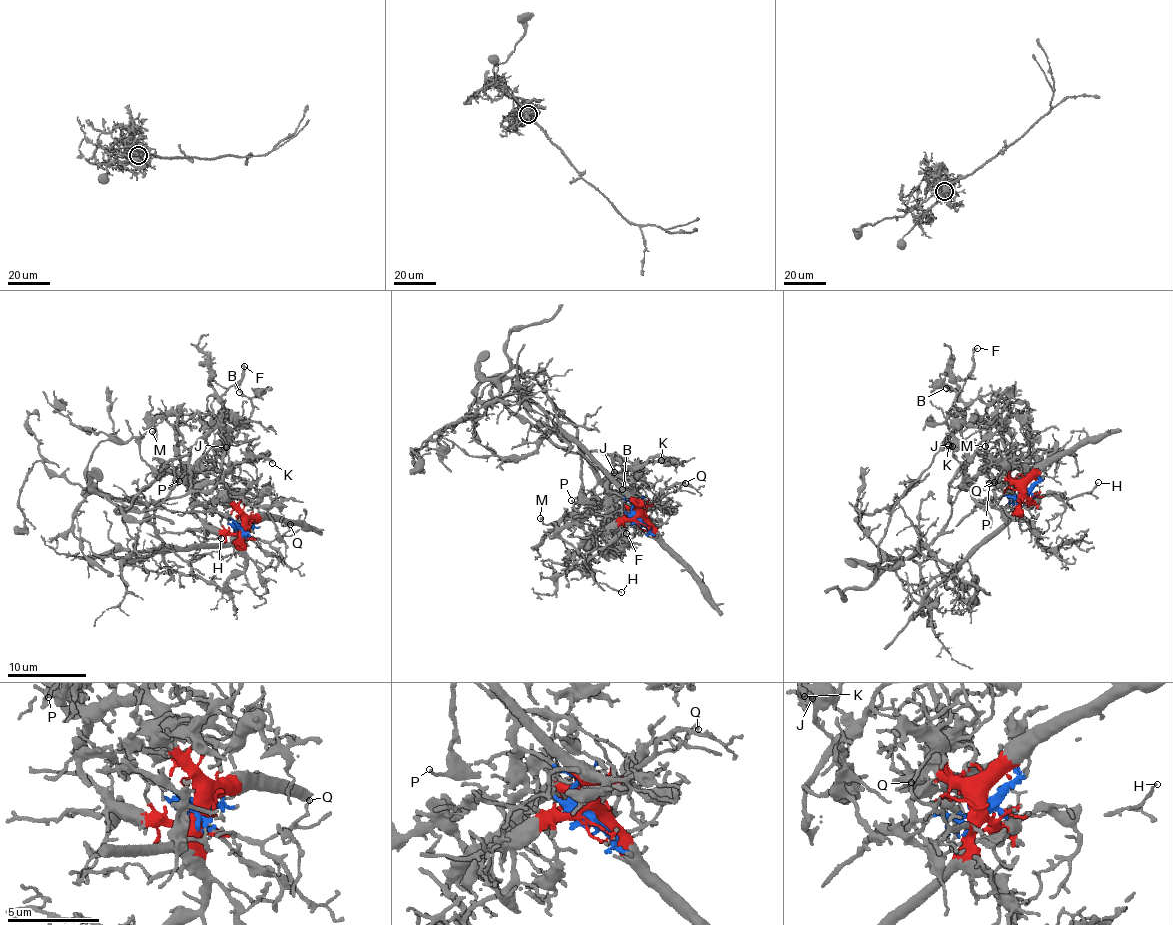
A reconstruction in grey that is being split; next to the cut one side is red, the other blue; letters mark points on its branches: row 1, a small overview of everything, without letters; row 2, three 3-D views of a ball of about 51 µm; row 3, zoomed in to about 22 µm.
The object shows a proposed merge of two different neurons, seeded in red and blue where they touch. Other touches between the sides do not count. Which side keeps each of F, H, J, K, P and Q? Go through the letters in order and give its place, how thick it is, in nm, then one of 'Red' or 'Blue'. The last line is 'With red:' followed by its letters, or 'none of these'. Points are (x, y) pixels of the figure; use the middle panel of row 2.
F: Place: (626, 533). Thickness 200 nm. Blue
H: Place: (621, 592). Thickness 120 nm. Red
J: Place: (614, 472). Thickness 120 nm. Blue
K: Place: (661, 460). Thickness 280 nm. Blue
P: Place: (571, 500). Thickness 130 nm. Blue
Q: Place: (685, 483). Thickness 140 nm. Red
With red: H, Q

